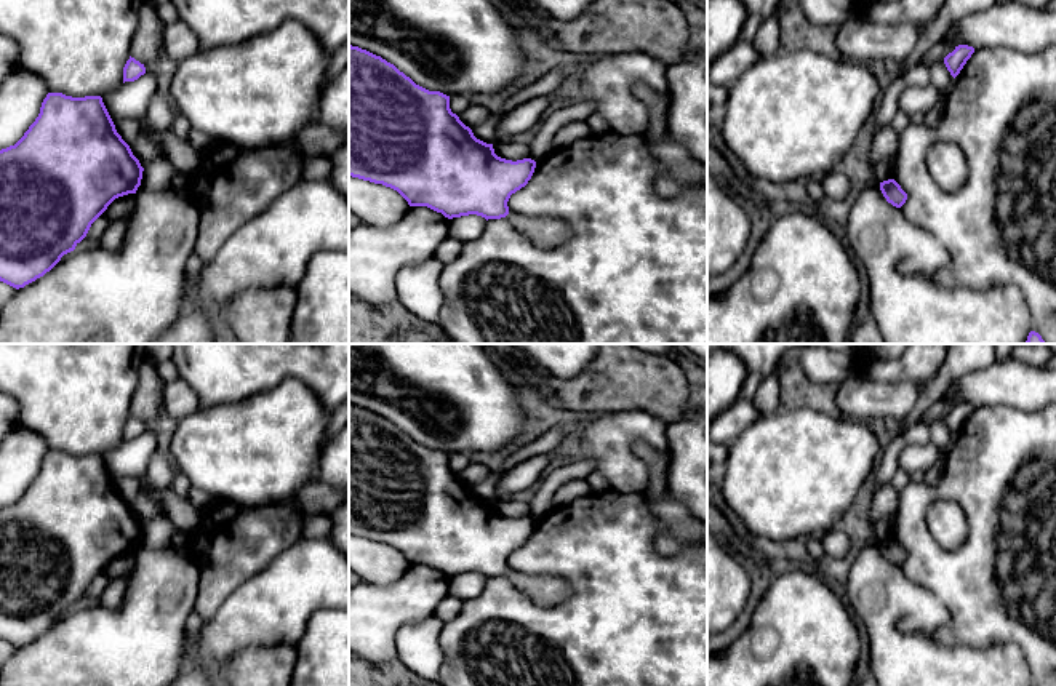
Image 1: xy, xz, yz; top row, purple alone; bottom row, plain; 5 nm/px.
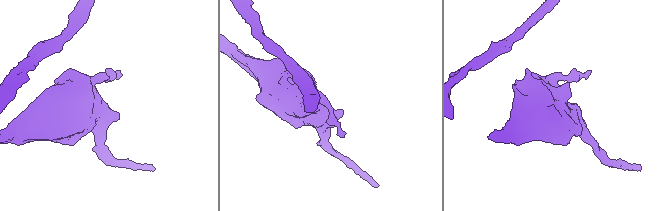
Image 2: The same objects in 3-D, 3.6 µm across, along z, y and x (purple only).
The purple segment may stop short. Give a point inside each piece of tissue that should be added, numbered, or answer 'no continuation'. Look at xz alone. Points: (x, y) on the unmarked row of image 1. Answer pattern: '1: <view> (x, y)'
1: xz (546, 590)

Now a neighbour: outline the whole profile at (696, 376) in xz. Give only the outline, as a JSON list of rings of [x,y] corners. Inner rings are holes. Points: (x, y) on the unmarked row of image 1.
[[[682,353],[675,357],[675,361],[686,376],[691,408],[707,408],[707,371]]]

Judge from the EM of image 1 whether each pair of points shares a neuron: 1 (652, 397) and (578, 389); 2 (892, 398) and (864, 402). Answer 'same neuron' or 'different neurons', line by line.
1: same neuron
2: same neuron

